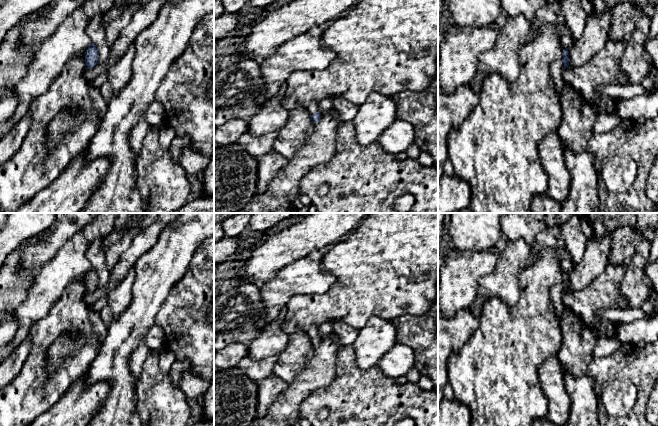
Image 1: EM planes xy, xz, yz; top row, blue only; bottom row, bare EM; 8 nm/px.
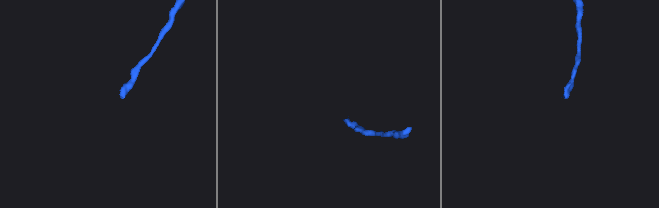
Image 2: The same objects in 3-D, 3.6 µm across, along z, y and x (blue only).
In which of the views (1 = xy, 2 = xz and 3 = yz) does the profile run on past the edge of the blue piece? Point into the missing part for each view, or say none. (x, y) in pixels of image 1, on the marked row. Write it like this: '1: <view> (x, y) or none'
1: none
2: xz (313, 107)
3: yz (557, 67)

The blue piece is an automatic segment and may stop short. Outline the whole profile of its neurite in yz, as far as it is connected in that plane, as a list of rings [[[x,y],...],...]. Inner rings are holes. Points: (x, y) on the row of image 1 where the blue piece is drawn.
[[[563,49],[563,57],[560,60],[555,61],[551,66],[551,76],[554,81],[555,90],[560,96],[563,91],[564,80],[562,78],[562,72],[565,68],[568,68],[570,59],[568,49]]]

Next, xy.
[[[94,43],[85,51],[85,62],[88,69],[92,69],[98,64],[98,49]]]

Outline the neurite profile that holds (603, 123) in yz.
[[[617,113],[614,114],[598,114],[596,115],[593,131],[594,133],[603,134],[614,129],[622,119]]]

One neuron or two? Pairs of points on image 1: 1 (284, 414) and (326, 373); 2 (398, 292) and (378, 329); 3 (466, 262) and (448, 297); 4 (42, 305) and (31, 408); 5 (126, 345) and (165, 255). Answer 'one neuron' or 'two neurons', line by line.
1: one neuron
2: two neurons
3: one neuron
4: two neurons
5: one neuron

